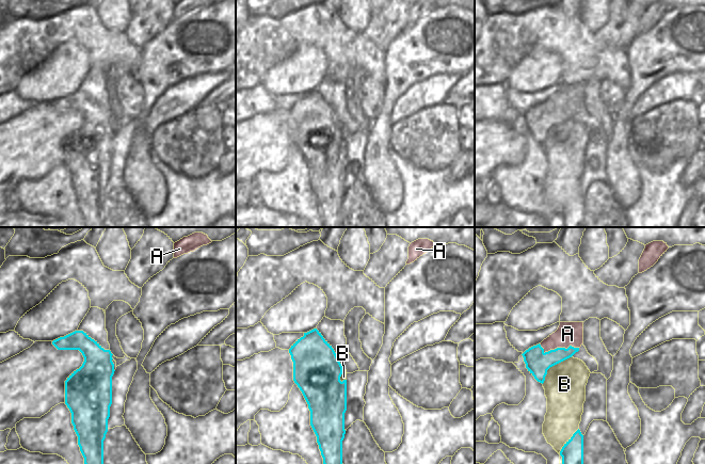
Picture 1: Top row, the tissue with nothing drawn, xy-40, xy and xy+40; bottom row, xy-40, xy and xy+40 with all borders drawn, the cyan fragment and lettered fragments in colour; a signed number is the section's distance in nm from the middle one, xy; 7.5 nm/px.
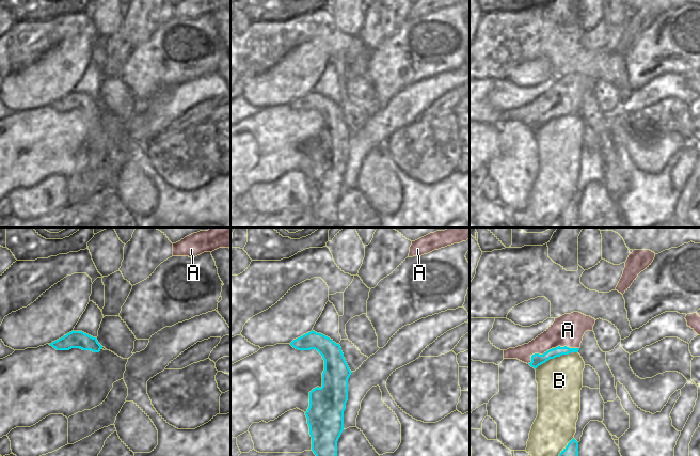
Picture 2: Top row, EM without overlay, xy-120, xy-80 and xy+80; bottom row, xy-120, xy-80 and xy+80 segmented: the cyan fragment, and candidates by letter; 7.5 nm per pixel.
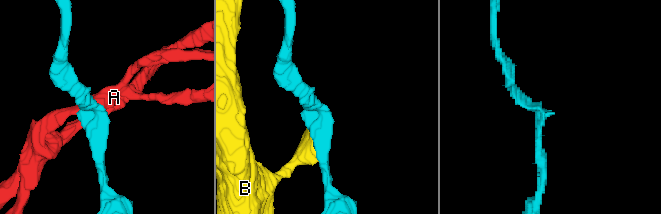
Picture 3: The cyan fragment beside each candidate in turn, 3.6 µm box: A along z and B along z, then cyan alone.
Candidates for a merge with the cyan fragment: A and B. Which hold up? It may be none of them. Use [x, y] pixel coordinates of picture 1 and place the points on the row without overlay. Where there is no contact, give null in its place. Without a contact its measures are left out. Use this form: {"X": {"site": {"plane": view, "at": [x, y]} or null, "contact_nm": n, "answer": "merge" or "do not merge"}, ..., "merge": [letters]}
{"A": {"site": {"plane": "xy+40", "at": [558, 109]}, "contact_nm": 300, "answer": "do not merge"}, "B": {"site": {"plane": "xy+40", "at": [553, 126]}, "contact_nm": 320, "answer": "do not merge"}, "merge": []}

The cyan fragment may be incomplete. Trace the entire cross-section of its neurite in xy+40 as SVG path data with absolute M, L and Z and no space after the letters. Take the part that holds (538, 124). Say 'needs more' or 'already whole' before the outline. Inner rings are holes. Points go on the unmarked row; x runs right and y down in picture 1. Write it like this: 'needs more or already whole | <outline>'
already whole | M539 105L526 111L522 116L528 132L543 145L550 128L572 118L578 112L579 109L570 107L567 110L557 109L545 113Z

